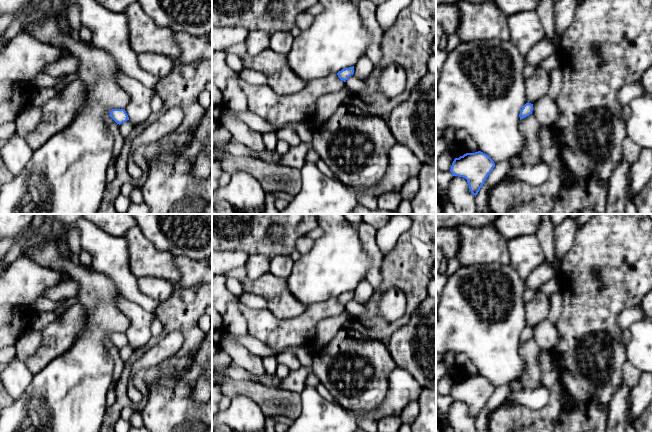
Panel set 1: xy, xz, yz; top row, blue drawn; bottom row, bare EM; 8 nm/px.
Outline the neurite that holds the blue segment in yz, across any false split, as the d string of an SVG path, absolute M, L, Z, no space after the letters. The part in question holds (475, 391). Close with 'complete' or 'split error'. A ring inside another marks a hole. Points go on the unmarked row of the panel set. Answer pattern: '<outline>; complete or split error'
M478 375L455 382L450 396L453 400L465 402L471 417L476 420L494 391L494 385Z; complete

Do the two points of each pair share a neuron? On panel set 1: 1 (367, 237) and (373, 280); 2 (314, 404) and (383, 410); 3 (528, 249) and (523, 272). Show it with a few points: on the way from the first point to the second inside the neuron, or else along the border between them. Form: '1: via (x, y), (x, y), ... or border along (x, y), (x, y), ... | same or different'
1: via (371, 248), (375, 254), (375, 269) | same
2: via (331, 415), (366, 414) | same
3: via (525, 255), (524, 266) | same

